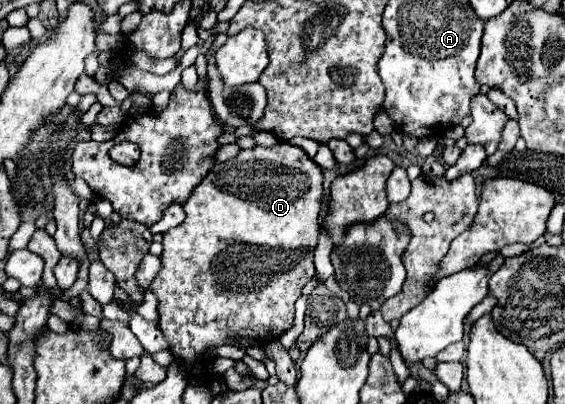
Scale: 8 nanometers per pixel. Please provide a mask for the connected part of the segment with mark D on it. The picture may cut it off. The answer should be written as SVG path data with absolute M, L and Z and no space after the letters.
M279 141L273 147L251 147L251 149L241 149L239 155L235 159L229 159L225 163L215 163L215 167L207 173L207 179L203 179L199 183L199 187L195 187L195 191L191 193L191 197L187 199L187 203L183 205L185 209L185 221L173 229L169 229L165 233L165 249L163 249L163 265L161 271L157 273L157 277L151 283L151 291L157 295L159 299L159 329L163 331L163 335L169 341L169 351L173 353L173 357L183 363L183 369L189 373L189 377L197 377L201 379L203 387L209 387L211 381L215 379L215 375L211 373L211 361L213 357L209 355L211 347L219 347L219 345L237 345L237 347L245 347L243 343L247 343L249 347L267 347L271 341L279 339L287 329L293 327L293 315L295 315L295 301L301 295L301 289L311 281L311 277L315 275L315 267L313 267L313 253L317 247L317 239L321 233L321 205L323 205L323 171L321 167L297 145L291 145L287 141Z

